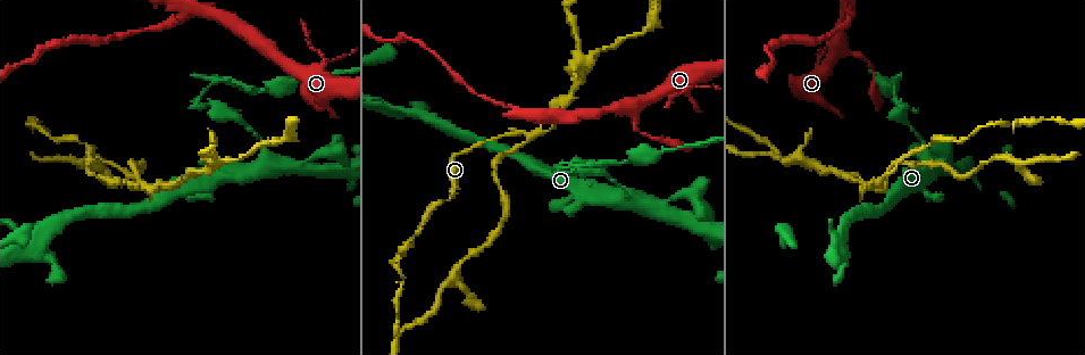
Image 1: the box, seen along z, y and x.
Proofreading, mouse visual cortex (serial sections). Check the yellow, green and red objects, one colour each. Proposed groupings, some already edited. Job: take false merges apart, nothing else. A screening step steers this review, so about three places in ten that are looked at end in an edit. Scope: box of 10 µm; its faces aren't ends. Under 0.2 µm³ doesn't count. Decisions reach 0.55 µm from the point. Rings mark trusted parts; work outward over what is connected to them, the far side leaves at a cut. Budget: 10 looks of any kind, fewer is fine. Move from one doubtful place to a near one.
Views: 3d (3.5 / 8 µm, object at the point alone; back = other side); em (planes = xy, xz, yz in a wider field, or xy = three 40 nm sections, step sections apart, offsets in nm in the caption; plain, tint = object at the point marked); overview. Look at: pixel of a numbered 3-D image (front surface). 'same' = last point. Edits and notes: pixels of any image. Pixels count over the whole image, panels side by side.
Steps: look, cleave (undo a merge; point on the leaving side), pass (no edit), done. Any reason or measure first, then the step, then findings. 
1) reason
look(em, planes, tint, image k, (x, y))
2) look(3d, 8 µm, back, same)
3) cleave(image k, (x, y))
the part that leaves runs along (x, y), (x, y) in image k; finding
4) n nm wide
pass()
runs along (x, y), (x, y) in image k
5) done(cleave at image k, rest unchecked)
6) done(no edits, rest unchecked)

calibre changes
look(3d, 3.5 µm, image 1, (546, 121))

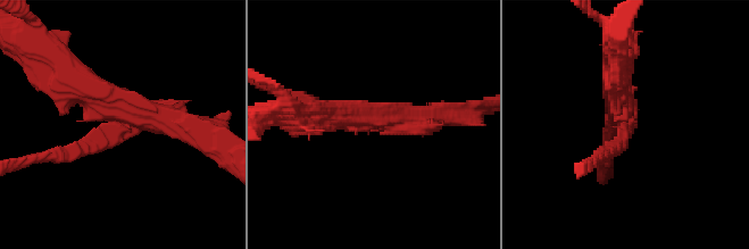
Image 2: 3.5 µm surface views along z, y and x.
3 arms; arms of 200, 300, 400 nm
look(em, xy, step 2, tint, image 2, (113, 128))

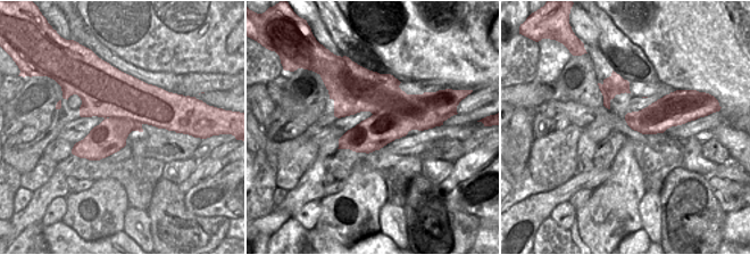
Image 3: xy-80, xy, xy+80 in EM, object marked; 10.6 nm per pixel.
cleave(image 2, (76, 150))
a second cell is stuck on

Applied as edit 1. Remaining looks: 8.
look(overview)

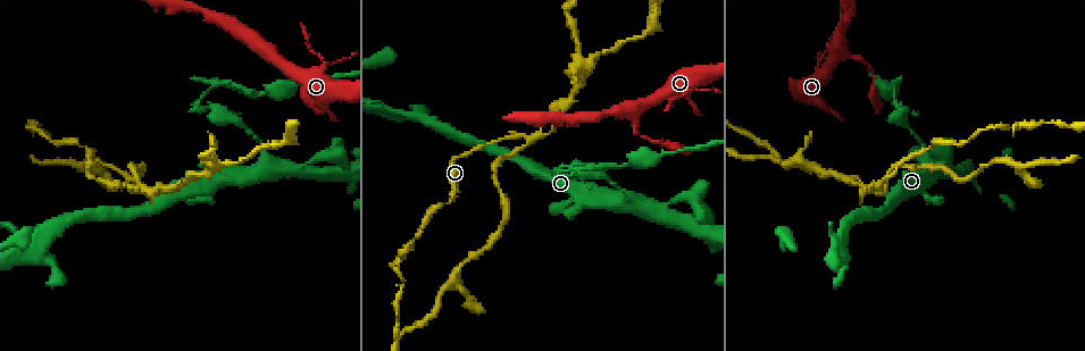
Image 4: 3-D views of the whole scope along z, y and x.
two arms in line, one across
look(3d, 3.5 µm, image 4, (165, 190))

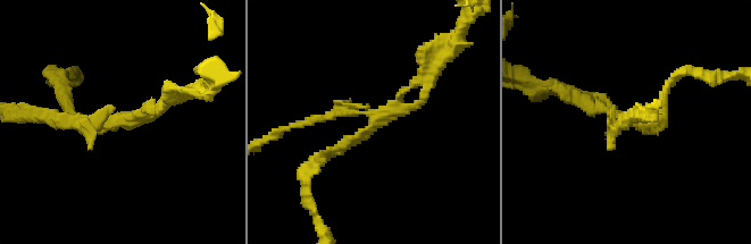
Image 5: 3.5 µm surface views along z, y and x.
3 arms; arms of 150, 150, 150 nm
look(em, xy, step 2, tint, image 5, (376, 118))

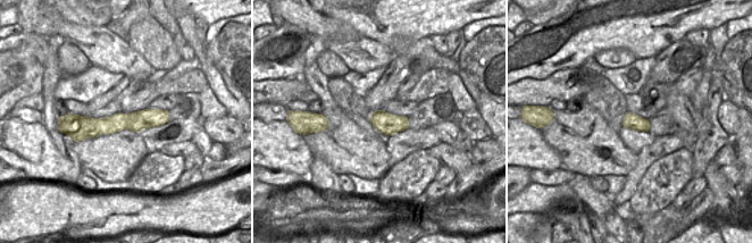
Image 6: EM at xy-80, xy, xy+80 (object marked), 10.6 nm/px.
cut it another way
look(em, planes, tint, same)

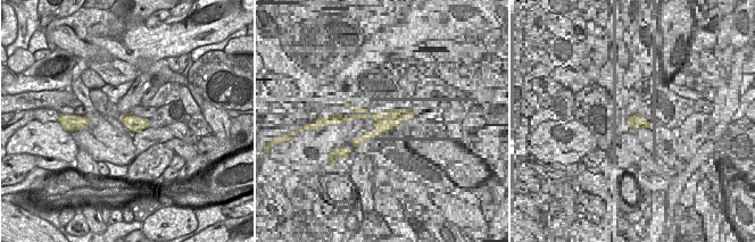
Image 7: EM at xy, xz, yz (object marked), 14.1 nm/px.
cleave(image 5, (215, 33))
the part that leaves runs along (368, 112), (417, 104), (441, 60) in image 5; two cells meet here

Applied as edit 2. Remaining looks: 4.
look(overview)

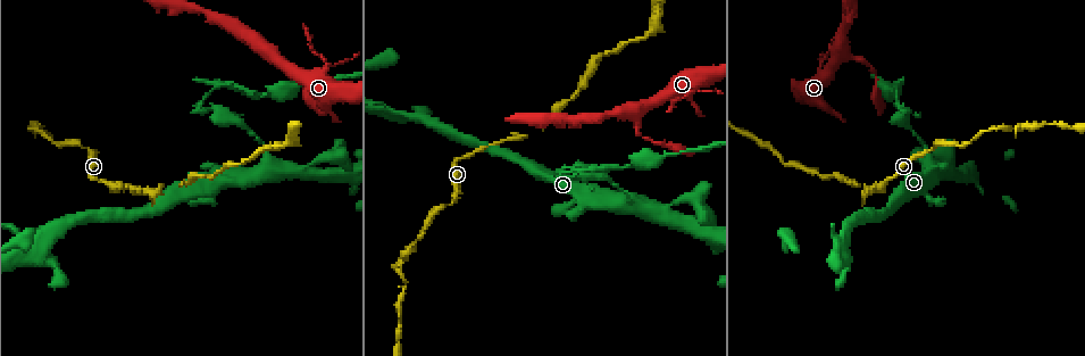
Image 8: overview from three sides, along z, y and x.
sharp bend
look(em, xy, step 2, tint, image 8, (389, 111))

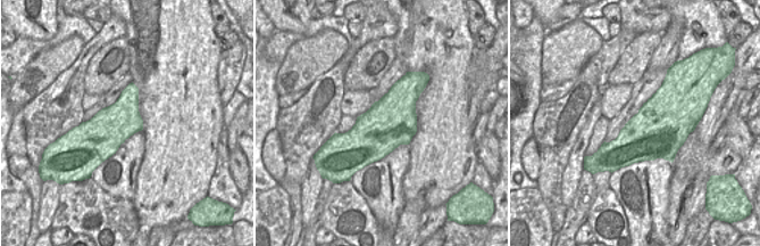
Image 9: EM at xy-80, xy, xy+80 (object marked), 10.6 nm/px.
wider look
look(3d, 3.5 µm, same)

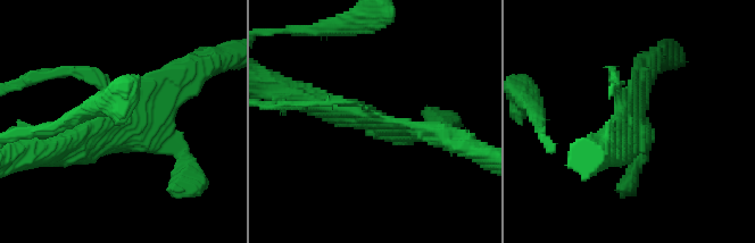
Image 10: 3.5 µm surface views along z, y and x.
pass()
runs along (182, 73), (71, 160) in image 10; all the same cell

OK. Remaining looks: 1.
sudden change in width
look(3d, 3.5 µm, image 8, (921, 139))

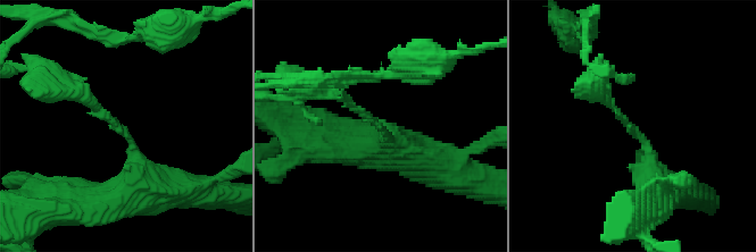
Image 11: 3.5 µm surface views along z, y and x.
pass()
runs along (126, 190), (130, 137), (63, 89) in image 11; continuous, no second cell

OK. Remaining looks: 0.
done(cleave at image 2, cleave at image 5, rest unchecked)

